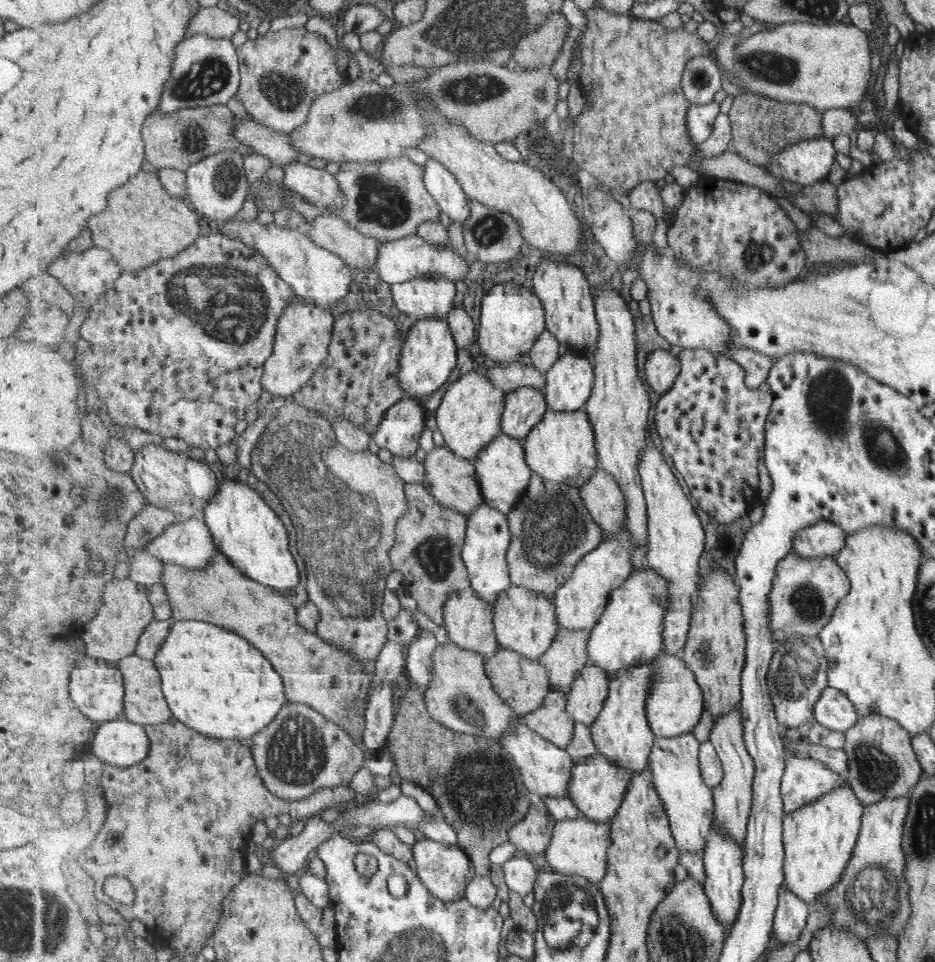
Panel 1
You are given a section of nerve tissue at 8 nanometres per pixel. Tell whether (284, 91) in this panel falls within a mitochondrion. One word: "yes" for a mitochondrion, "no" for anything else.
yes

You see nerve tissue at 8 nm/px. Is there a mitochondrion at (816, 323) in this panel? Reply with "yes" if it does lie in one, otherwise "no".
no

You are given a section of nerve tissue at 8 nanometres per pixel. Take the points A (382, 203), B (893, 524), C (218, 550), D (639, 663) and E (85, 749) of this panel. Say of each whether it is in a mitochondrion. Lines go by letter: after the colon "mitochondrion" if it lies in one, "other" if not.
A: mitochondrion
B: other
C: other
D: other
E: other

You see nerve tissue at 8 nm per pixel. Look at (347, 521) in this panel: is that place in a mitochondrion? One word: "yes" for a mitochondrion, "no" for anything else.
yes

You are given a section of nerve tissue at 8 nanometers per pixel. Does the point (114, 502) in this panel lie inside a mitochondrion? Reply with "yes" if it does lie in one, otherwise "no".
yes

